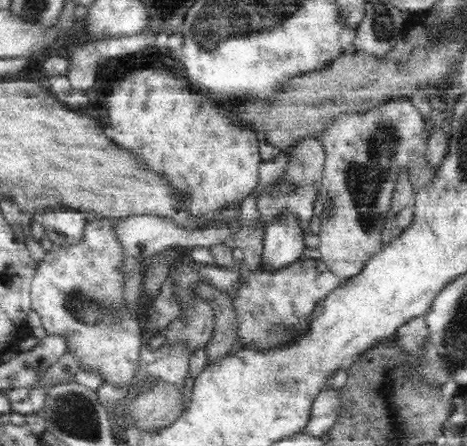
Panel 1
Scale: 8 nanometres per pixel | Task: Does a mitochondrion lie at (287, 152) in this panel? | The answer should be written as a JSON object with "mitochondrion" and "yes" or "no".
{"mitochondrion":"no"}

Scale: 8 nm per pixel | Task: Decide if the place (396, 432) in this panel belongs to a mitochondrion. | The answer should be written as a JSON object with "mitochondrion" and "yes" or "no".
{"mitochondrion":"yes"}

